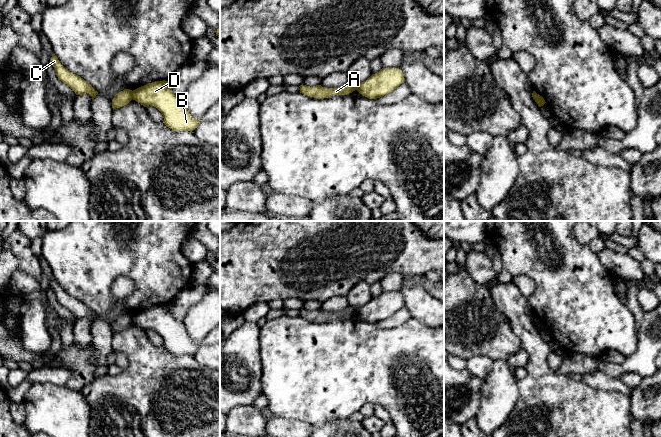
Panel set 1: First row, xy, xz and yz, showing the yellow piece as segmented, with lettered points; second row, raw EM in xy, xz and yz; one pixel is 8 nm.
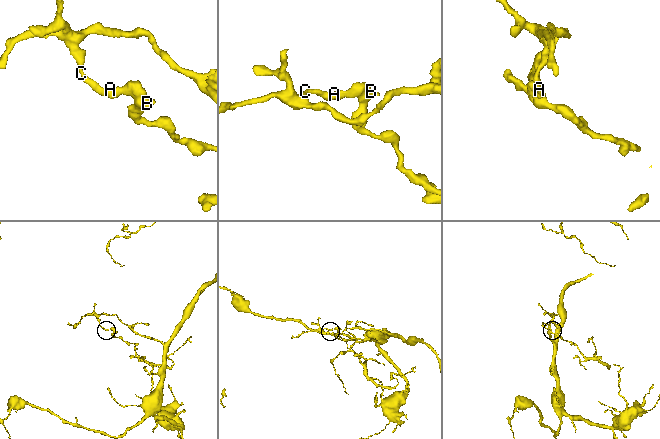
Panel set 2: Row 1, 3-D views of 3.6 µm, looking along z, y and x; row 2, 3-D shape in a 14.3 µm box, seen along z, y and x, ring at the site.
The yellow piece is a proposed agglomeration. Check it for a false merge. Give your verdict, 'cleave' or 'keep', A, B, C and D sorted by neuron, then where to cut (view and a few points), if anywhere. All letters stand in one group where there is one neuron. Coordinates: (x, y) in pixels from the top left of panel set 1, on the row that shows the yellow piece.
cleave; A C / B D; cut in xy along (131, 91), (132, 98)

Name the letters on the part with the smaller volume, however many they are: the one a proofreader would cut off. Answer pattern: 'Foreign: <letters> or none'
Foreign: B, D

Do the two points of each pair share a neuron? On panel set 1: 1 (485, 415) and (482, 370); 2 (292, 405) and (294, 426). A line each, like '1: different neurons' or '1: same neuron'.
1: different neurons
2: different neurons

